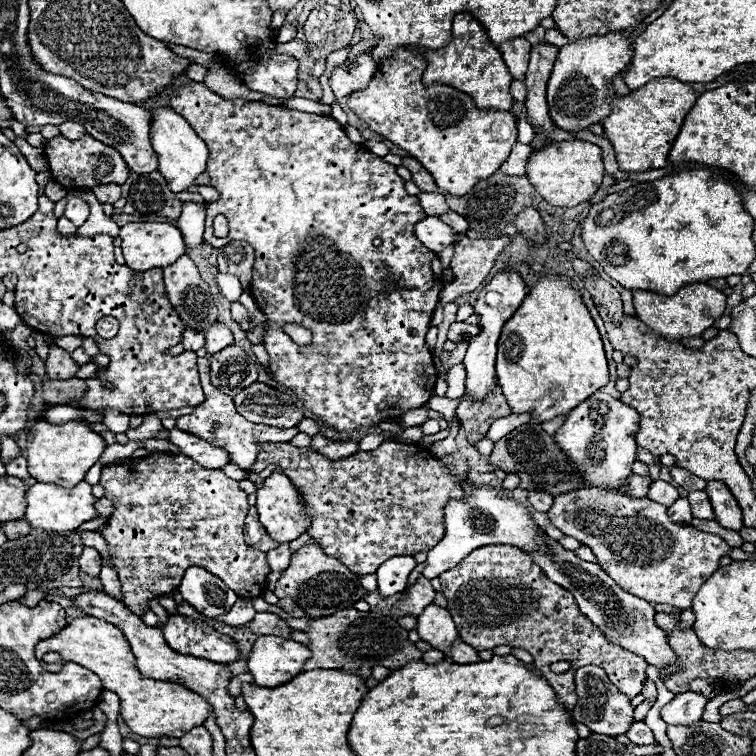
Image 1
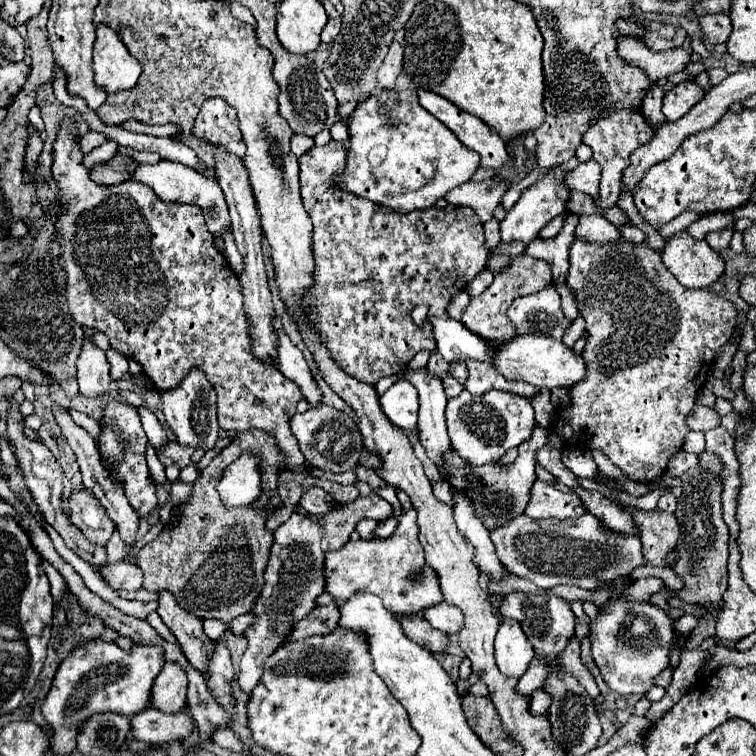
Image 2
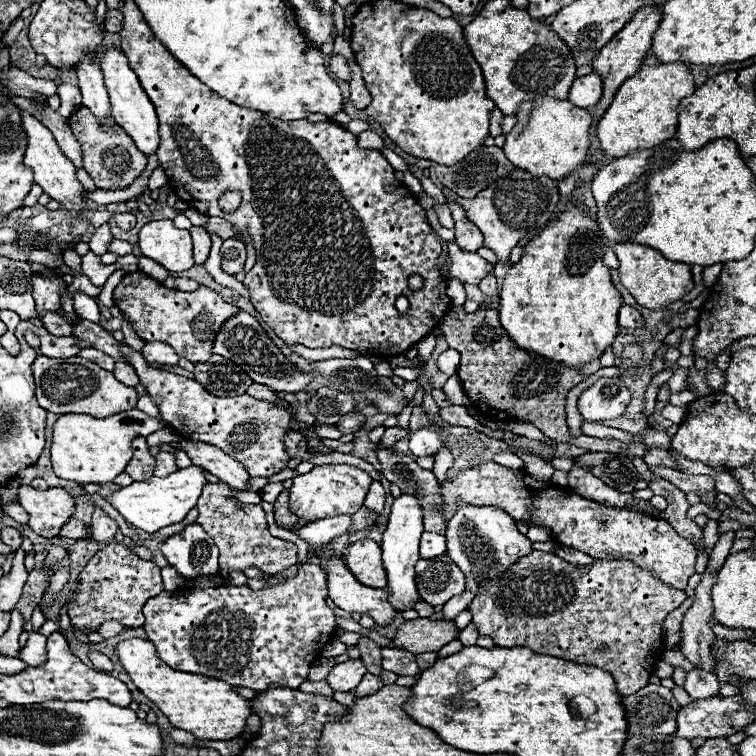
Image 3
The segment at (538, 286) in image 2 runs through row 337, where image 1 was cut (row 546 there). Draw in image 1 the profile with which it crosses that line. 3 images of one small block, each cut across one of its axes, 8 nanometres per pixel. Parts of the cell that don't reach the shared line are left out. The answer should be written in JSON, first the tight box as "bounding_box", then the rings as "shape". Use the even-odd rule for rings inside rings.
{"bounding_box":[440,544,646,710],"shape":[[[488,544],[472,550],[454,568],[440,574],[442,592],[448,598],[446,610],[452,614],[462,640],[478,652],[496,646],[512,646],[528,650],[534,656],[536,668],[556,692],[556,700],[572,710],[576,706],[574,672],[578,666],[602,666],[612,684],[634,698],[640,694],[646,680],[646,660],[606,640],[594,624],[580,612],[574,596],[550,582],[544,572],[532,564],[532,558],[516,546]],[[552,662],[570,662],[572,668],[564,674],[550,670]]]}

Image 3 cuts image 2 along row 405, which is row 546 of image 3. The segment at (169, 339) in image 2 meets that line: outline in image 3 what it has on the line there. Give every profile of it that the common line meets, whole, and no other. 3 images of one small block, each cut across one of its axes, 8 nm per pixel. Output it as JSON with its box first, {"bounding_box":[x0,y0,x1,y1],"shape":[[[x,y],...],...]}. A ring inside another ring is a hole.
{"bounding_box":[196,482,298,574],"shape":[[[208,482],[202,490],[202,496],[196,504],[200,524],[214,544],[220,548],[220,572],[226,574],[230,570],[244,572],[246,568],[260,568],[266,574],[280,574],[282,570],[294,566],[298,562],[298,548],[294,542],[280,540],[268,532],[266,514],[256,504],[242,504],[232,496],[232,488],[224,482]]]}

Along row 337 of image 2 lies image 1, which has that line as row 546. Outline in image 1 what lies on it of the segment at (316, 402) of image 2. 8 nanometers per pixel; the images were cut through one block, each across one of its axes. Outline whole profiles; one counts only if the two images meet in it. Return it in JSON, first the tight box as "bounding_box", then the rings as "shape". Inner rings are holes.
{"bounding_box":[266,544,292,572],"shape":[[[280,544],[278,548],[268,550],[266,554],[268,554],[268,566],[272,572],[282,572],[284,568],[288,568],[290,556],[292,556],[292,552],[288,550],[288,544]]]}

